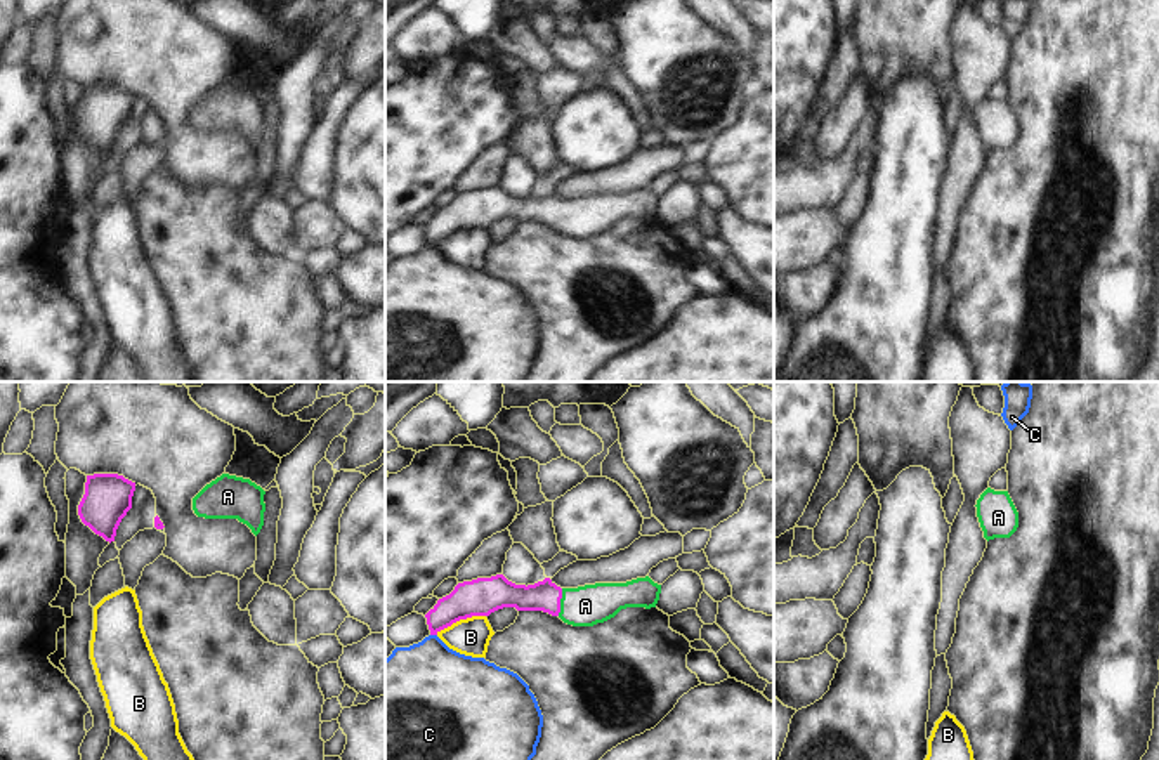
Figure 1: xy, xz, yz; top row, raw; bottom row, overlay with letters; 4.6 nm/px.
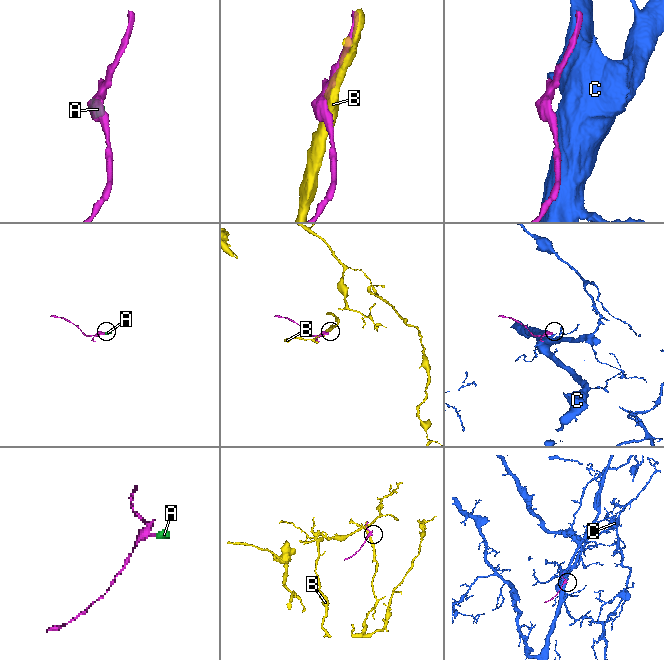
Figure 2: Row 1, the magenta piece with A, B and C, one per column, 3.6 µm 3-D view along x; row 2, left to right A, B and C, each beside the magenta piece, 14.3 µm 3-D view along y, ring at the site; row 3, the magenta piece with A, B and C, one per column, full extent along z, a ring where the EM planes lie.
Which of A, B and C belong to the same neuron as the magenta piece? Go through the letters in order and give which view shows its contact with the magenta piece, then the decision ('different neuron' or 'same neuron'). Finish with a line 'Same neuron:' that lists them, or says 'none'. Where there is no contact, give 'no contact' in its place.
A: xz | same neuron
B: xz | different neuron
C: xz | different neuron
Same neuron: A

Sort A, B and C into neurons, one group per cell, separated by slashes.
A / B / C

